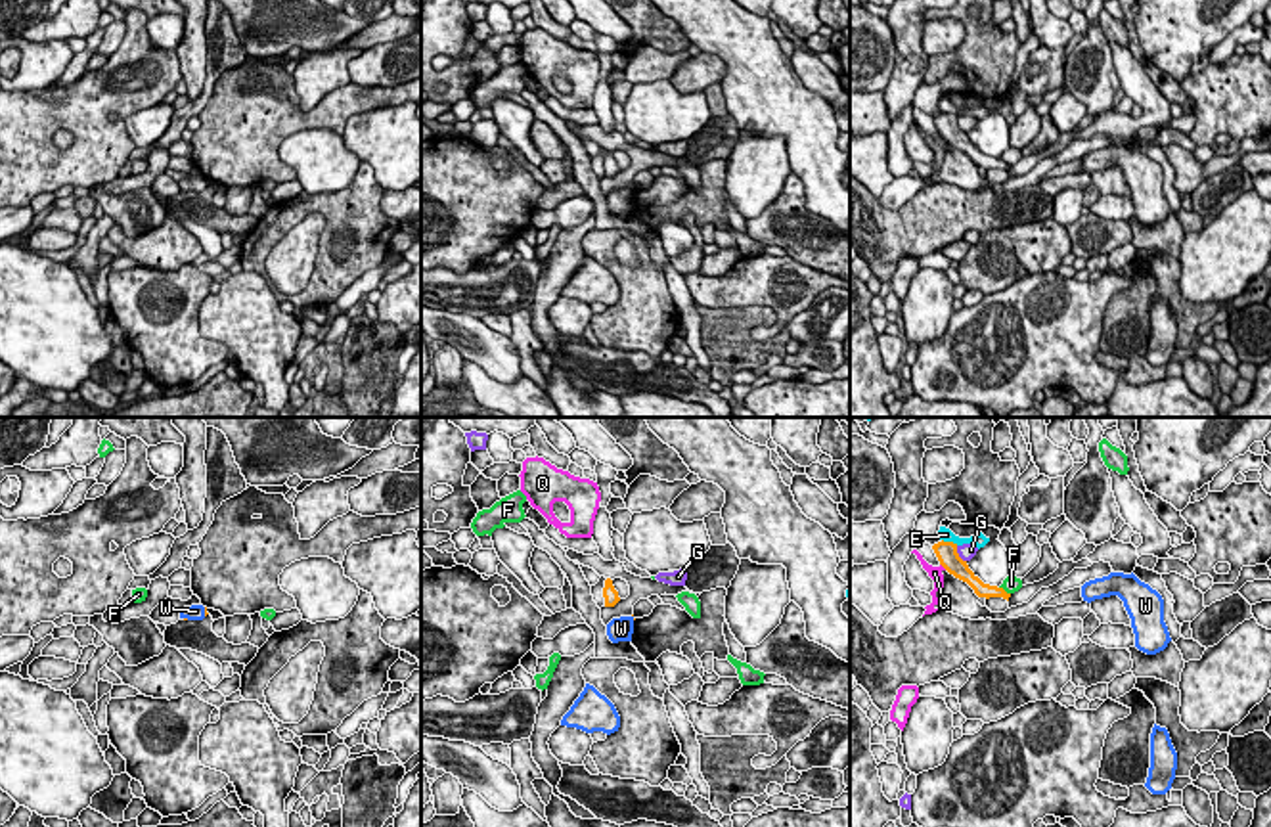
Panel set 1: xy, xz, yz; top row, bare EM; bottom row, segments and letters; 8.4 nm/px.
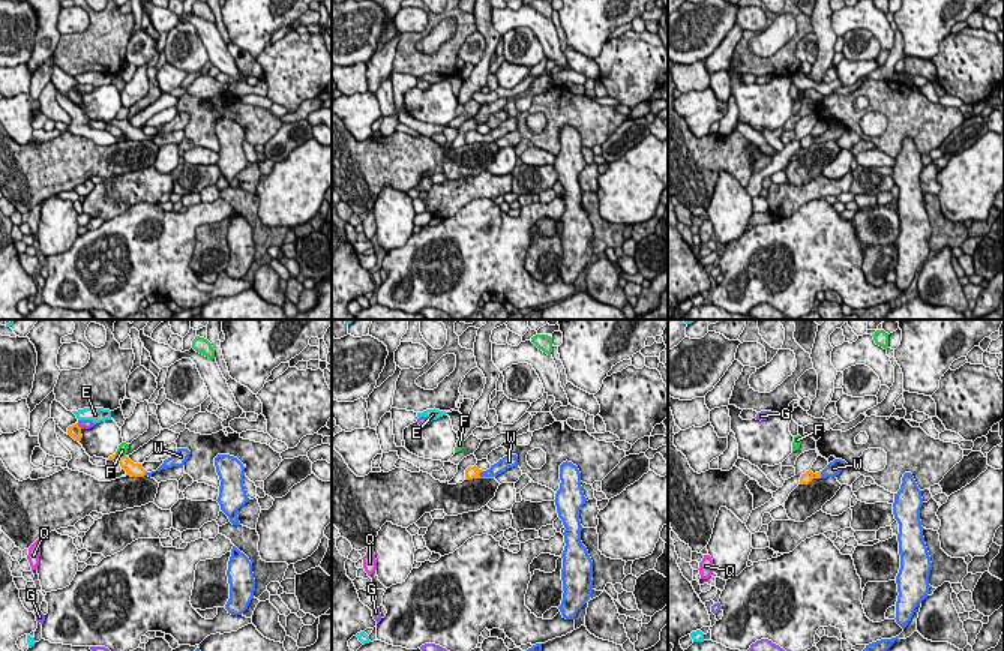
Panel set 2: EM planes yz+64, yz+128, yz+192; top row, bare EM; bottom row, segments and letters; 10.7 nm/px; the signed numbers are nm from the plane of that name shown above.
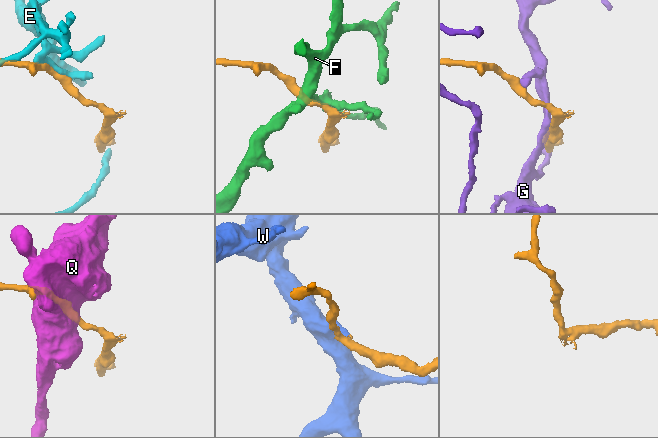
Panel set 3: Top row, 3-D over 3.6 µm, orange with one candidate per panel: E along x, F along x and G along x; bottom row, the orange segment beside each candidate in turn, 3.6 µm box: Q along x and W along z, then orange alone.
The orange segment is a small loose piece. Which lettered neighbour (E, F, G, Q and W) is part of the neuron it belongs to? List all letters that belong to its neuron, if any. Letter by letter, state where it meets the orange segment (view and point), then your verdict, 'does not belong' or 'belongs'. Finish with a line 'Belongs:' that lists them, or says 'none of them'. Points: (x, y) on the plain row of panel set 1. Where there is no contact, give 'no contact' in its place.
E: yz (950, 113) | does not belong
F: yz (1003, 161) | does not belong
G: yz (958, 125) | does not belong
Q: yz (944, 138) | does not belong
W: xy (205, 182) | belongs
Belongs: W

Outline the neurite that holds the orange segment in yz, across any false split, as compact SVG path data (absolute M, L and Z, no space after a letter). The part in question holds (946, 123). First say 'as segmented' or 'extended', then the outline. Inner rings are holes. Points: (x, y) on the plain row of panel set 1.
as segmented; M938 113L932 117L940 136L949 144L953 145L955 149L967 153L974 165L978 168L1003 168L1009 172L1011 165L1007 165L1003 159L997 159L997 157L990 157L990 155L984 155L967 136L967 132L963 132L957 124L957 115L953 113Z

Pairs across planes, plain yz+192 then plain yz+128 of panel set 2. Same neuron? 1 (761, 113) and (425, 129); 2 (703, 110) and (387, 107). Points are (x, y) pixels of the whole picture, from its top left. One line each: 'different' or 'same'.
1: different
2: different

